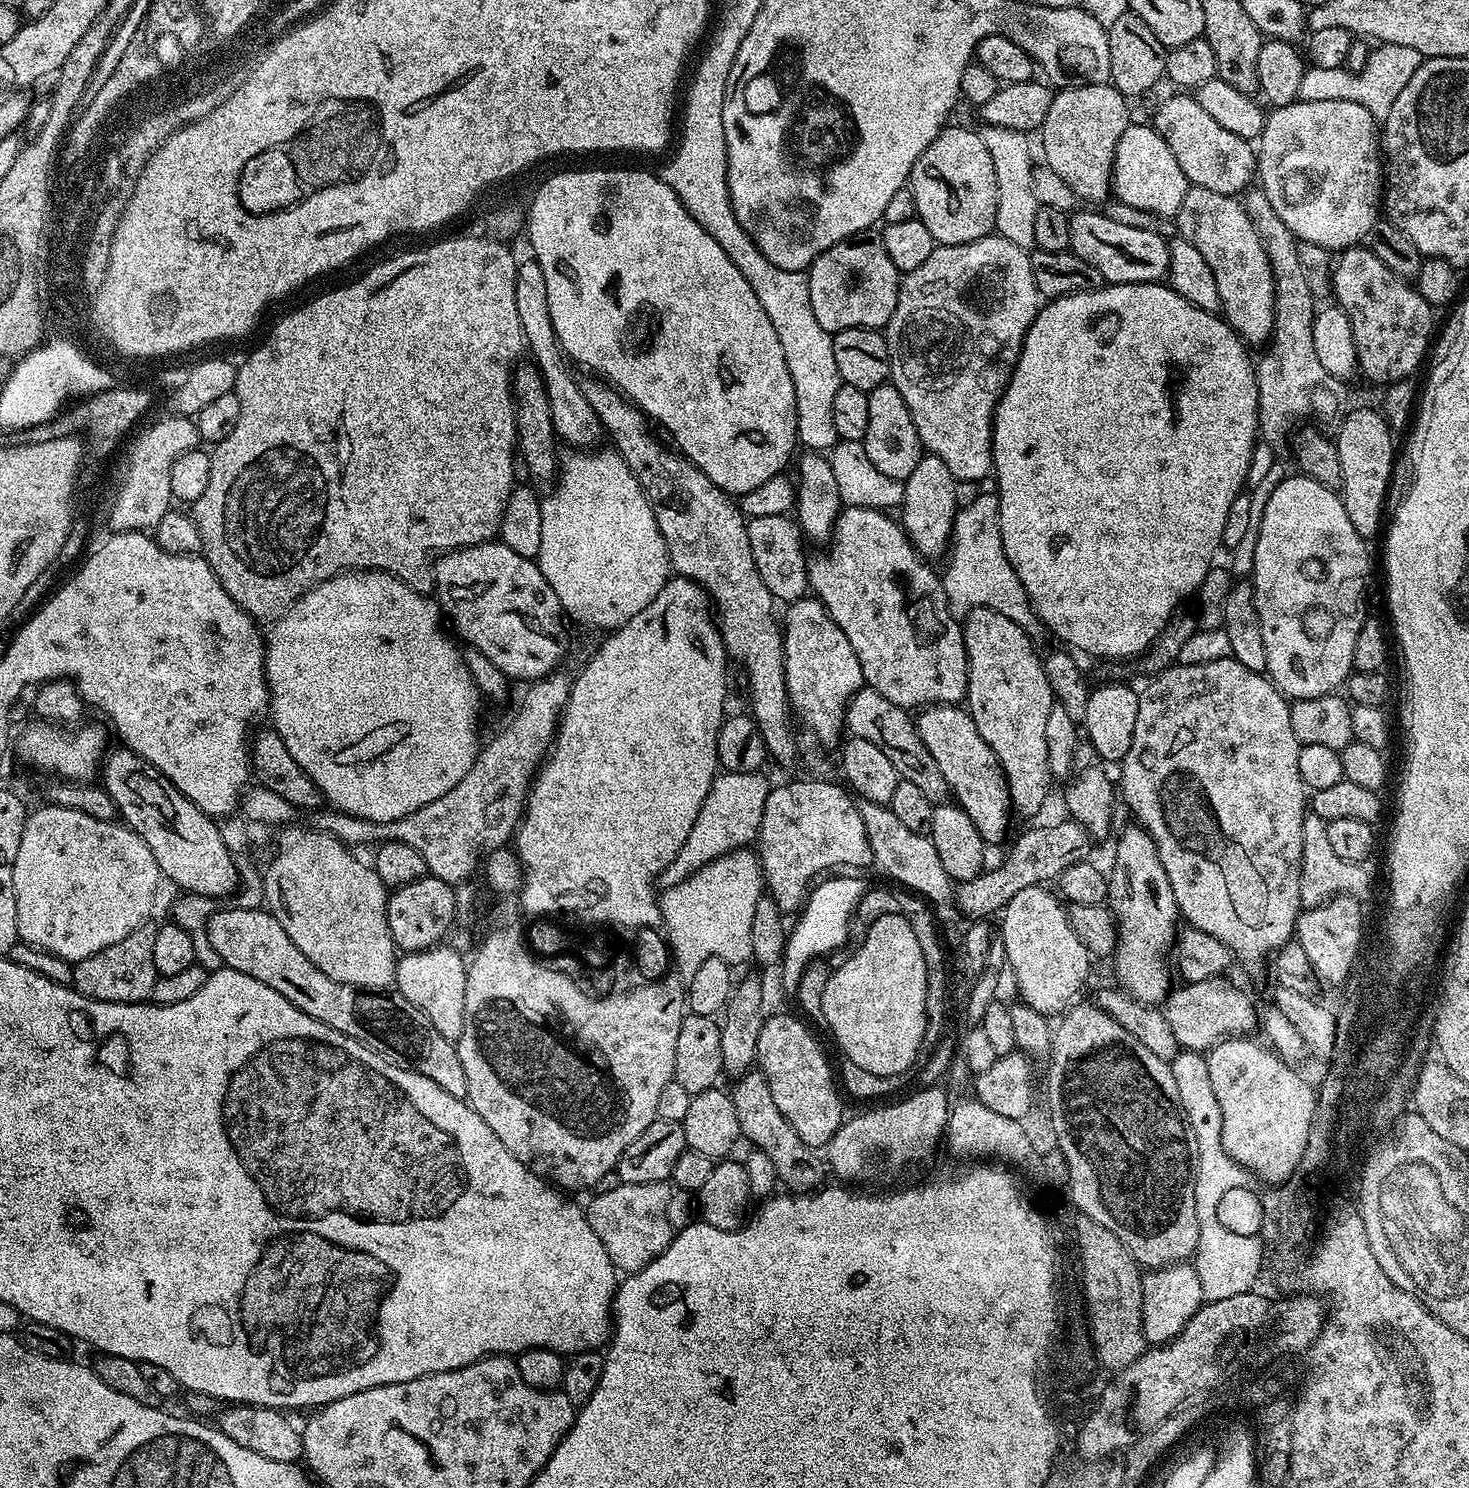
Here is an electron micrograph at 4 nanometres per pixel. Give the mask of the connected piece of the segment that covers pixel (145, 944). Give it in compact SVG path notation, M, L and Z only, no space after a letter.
M145 922L138 926L138 930L126 934L122 942L114 942L114 946L98 950L98 954L90 954L90 958L75 961L72 964L72 984L76 991L91 1000L115 1004L139 1004L147 1001L152 995L152 987L157 978L154 966L156 930L155 923Z

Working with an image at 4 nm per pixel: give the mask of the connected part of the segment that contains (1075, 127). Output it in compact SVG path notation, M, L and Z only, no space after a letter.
M1111 83L1083 84L1059 89L1050 102L1050 114L1038 130L1044 143L1047 167L1070 186L1080 202L1104 202L1112 192L1112 163L1116 158L1118 140L1128 129L1129 101Z

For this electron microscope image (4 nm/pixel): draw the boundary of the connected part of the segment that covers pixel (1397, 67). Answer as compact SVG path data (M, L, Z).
M1377 43L1360 72L1354 72L1347 66L1334 70L1305 67L1302 83L1298 86L1298 97L1306 102L1358 102L1358 106L1366 106L1366 110L1370 110L1377 122L1382 122L1390 114L1398 94L1402 94L1402 88L1410 82L1410 78L1414 78L1421 59L1418 50L1410 46Z

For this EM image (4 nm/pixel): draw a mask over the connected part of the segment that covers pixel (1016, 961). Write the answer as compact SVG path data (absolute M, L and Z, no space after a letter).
M1039 884L1018 890L1002 909L998 939L1004 944L1004 958L1010 972L1012 968L1016 988L1024 995L1021 996L1023 1003L1052 1018L1063 1013L1079 997L1076 995L1080 987L1088 980L1090 957L1070 926L1068 909L1061 897L1048 890Z

